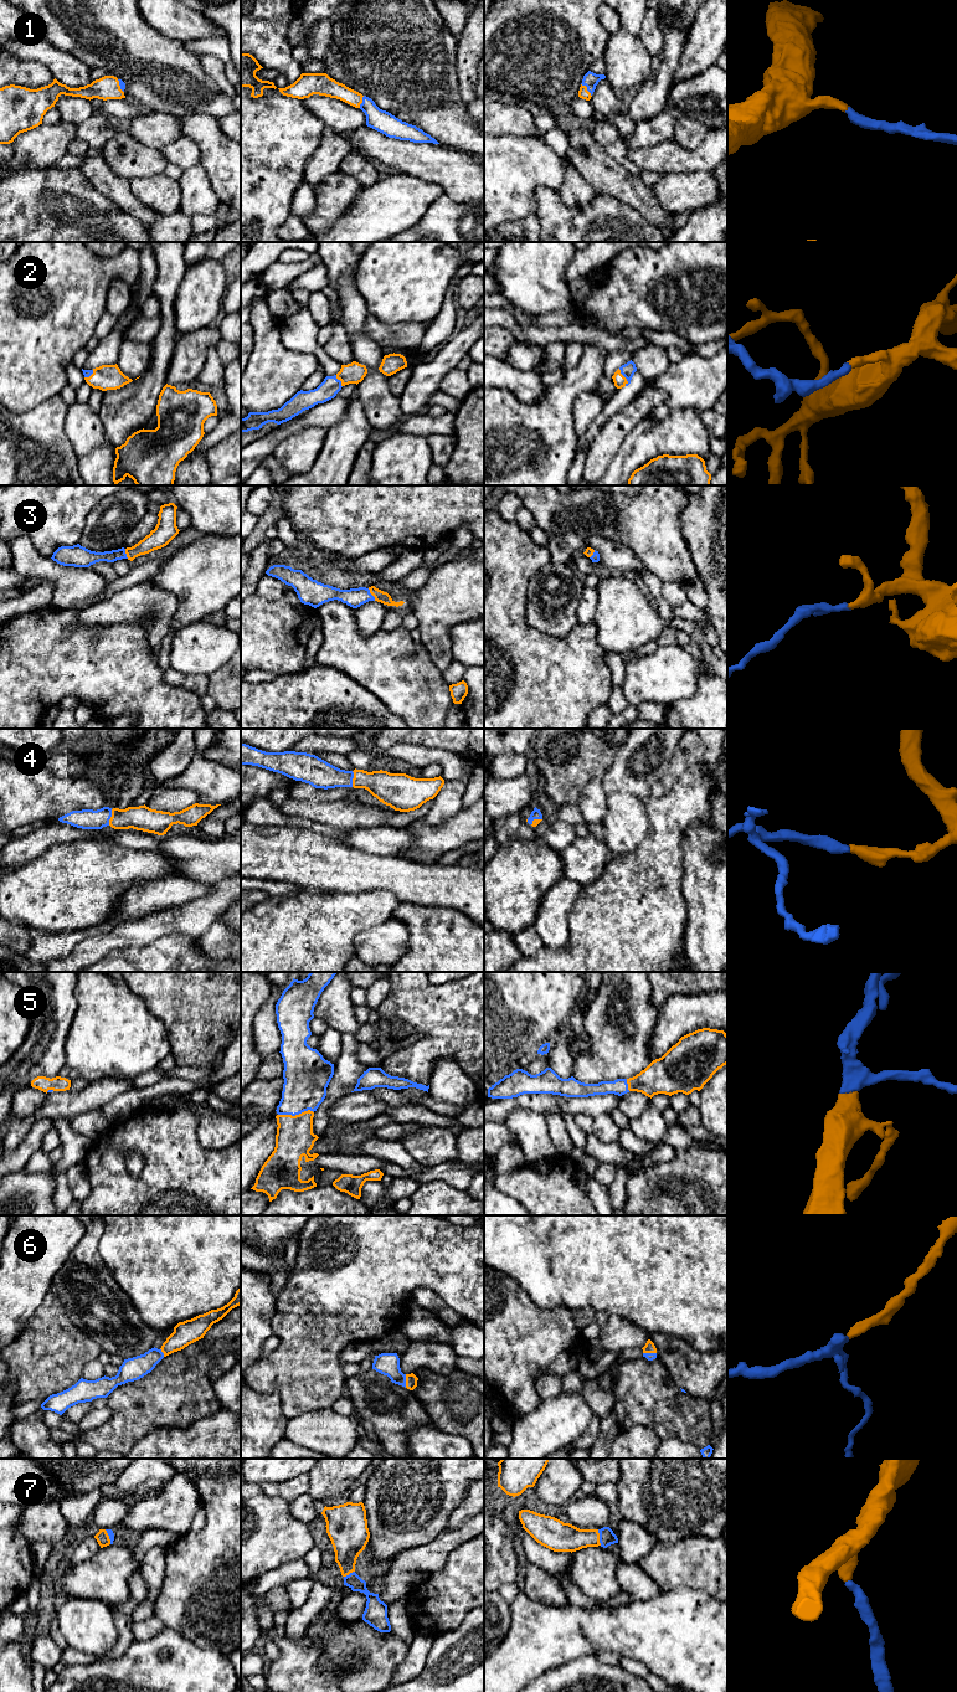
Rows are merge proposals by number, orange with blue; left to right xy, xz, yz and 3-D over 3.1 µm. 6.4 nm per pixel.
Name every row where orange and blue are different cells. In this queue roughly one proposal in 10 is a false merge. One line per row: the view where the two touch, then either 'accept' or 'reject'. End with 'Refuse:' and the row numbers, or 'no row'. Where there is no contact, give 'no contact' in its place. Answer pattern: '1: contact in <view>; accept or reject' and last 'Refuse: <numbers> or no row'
1: contact in yz; accept
2: contact in yz; accept
3: contact in xz; accept
4: contact in xy; accept
5: contact in xz; accept
6: contact in xz; accept
7: contact in yz; accept
Refuse: no row

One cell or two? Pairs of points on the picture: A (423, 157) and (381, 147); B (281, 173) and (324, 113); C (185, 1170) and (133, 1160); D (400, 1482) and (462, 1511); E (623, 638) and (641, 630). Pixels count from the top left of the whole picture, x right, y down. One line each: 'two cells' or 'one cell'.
A: one cell
B: two cells
C: two cells
D: two cells
E: one cell

